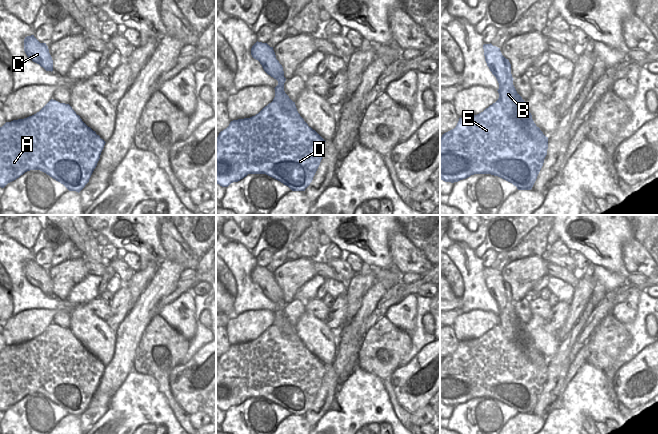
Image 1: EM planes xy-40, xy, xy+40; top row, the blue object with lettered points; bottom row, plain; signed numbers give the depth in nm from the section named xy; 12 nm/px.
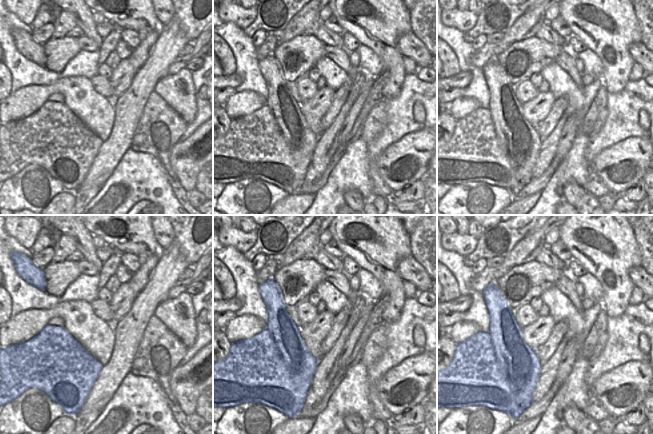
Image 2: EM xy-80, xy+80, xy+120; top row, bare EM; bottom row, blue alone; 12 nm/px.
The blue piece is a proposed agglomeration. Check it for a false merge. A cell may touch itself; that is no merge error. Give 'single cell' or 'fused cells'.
fused cells

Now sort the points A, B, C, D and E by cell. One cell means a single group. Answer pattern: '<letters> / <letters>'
A D E / B C

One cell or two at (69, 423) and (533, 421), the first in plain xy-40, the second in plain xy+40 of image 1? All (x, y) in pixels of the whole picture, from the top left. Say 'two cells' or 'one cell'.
one cell

